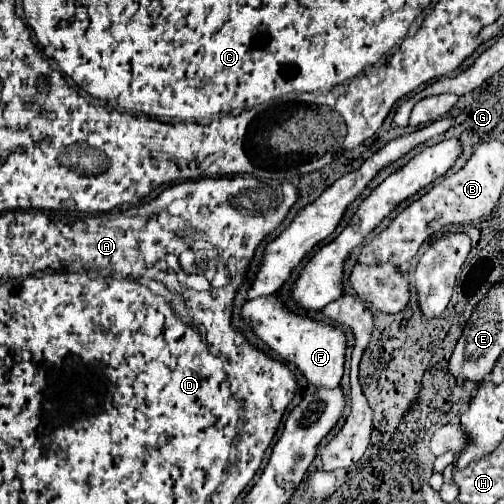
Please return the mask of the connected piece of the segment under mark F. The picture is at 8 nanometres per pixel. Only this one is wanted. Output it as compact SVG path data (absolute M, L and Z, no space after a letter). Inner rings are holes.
M279 294L263 296L249 300L243 310L243 318L249 320L253 332L283 360L289 360L295 364L309 384L317 388L335 388L341 382L343 376L343 364L345 364L345 348L347 348L347 336L339 326L331 326L323 320L315 320L311 316L293 314L285 308Z

